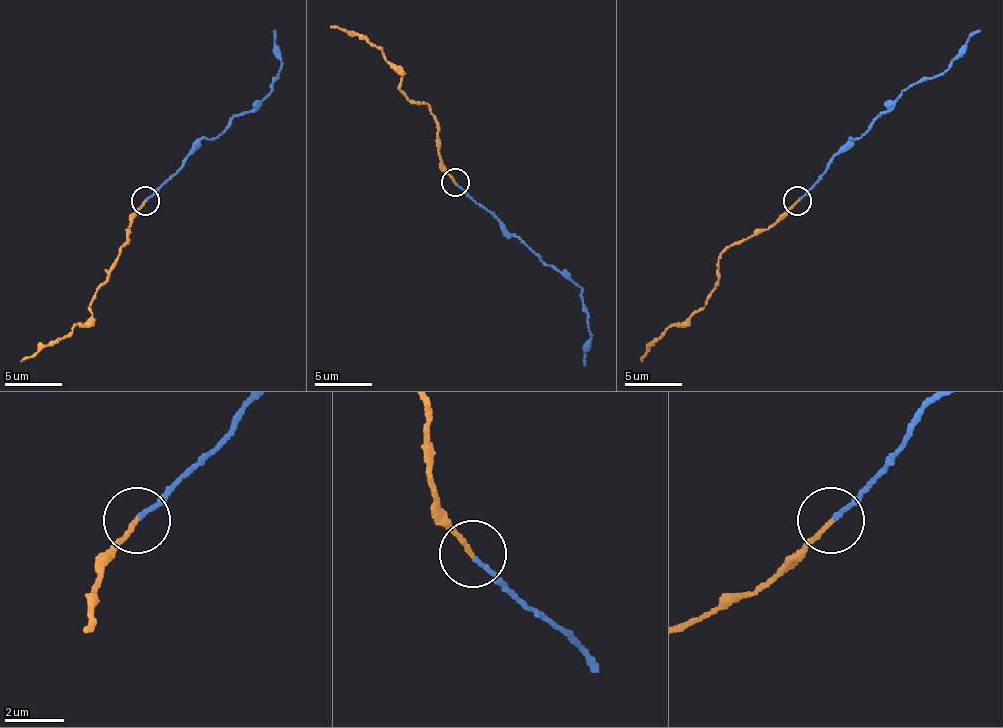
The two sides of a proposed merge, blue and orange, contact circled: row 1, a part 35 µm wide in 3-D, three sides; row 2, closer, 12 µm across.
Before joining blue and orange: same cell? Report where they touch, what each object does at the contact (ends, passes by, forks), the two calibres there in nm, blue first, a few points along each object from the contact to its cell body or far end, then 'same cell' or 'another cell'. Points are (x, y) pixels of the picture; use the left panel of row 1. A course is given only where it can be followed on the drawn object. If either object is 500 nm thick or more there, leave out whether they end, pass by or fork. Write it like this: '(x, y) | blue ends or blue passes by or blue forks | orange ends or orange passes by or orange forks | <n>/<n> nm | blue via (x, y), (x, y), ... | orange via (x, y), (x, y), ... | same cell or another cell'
(145, 201) | blue ends | orange ends | 130/150 nm | blue via (144, 198), (202, 138), (216, 138), (270, 89), (282, 67), (273, 29) | orange via (144, 201), (130, 224), (121, 253), (90, 304), (90, 316), (70, 333), (21, 362) | same cell

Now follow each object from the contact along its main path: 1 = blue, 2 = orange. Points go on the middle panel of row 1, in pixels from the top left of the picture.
1: (454, 183), (512, 234), (580, 289), (586, 326), (592, 334), (583, 366)
2: (454, 183), (440, 157), (431, 108), (400, 91), (400, 74), (380, 48), (331, 25)

